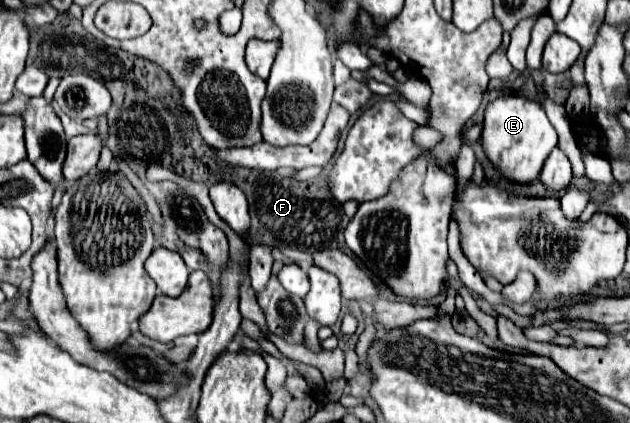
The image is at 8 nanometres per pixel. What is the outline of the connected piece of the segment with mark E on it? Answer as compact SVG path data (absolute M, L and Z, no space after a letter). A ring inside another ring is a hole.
M519 94L499 96L485 108L485 122L481 144L489 160L511 180L527 184L535 180L549 152L557 146L557 132L549 122L545 108L539 100L531 100Z

